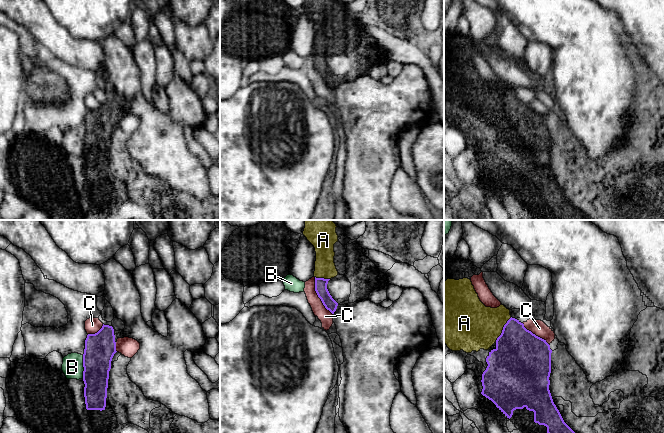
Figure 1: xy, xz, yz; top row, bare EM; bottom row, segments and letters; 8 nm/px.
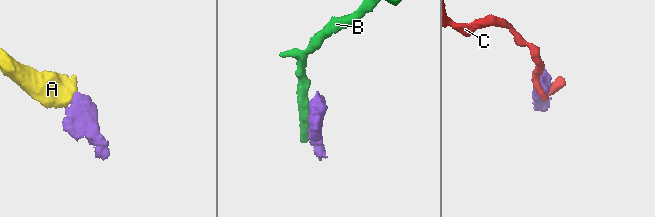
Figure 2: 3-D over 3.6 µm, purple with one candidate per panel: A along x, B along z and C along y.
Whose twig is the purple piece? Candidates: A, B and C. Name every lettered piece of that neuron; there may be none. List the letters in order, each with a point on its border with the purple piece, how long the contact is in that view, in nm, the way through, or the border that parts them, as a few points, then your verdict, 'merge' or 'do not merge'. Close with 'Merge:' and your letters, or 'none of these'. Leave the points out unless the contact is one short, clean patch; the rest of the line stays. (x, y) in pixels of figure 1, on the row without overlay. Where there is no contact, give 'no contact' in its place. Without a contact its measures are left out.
A: contact yz (502, 106); length 240 nm; way yz (520, 131), (502, 106), (497, 102), (472, 102); merge
B: contact xy (83, 142); length 190 nm; do not merge
C: contact xz (318, 72); length 340 nm; border xz (314, 53), (314, 66), (322, 80), (332, 90); do not merge
Merge: A

